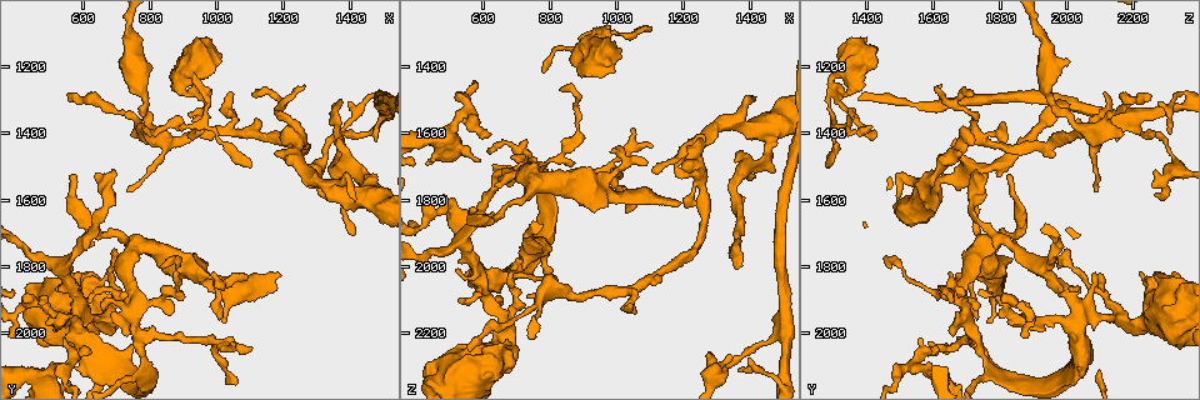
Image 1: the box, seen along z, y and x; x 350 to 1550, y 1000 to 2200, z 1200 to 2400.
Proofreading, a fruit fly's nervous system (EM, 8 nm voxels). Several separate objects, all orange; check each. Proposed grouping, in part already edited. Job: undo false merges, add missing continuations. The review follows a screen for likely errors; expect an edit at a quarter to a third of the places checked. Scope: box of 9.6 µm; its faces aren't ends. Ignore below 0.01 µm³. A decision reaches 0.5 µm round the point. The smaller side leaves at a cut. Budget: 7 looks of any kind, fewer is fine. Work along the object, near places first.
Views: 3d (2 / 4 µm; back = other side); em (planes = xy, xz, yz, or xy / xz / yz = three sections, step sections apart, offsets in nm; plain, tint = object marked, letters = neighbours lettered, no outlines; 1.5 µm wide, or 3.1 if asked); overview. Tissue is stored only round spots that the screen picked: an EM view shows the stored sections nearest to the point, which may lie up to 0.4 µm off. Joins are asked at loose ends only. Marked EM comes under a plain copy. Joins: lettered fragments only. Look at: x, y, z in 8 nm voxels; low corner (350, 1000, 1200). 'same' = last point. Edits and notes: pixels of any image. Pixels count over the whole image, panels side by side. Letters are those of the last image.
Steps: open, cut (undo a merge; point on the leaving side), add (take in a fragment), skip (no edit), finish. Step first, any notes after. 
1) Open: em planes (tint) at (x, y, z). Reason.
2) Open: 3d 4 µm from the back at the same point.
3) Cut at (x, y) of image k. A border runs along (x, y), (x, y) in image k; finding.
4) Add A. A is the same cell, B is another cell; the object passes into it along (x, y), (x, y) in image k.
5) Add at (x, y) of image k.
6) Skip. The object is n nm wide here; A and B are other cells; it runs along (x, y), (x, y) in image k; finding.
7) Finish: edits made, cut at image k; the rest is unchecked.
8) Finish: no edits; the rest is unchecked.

Open: em planes (letters) at (560, 1290, 2250). Tapers out.

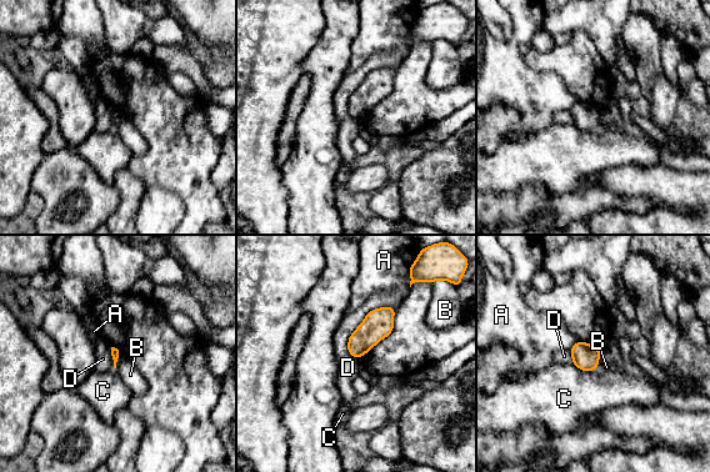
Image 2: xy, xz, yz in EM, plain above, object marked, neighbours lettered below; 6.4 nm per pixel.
Skip. A, B, C and D are other cells; no lettered fragment goes on from it.

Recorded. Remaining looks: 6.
Open: em planes (letters) at (750, 1400, 2170). Free end.

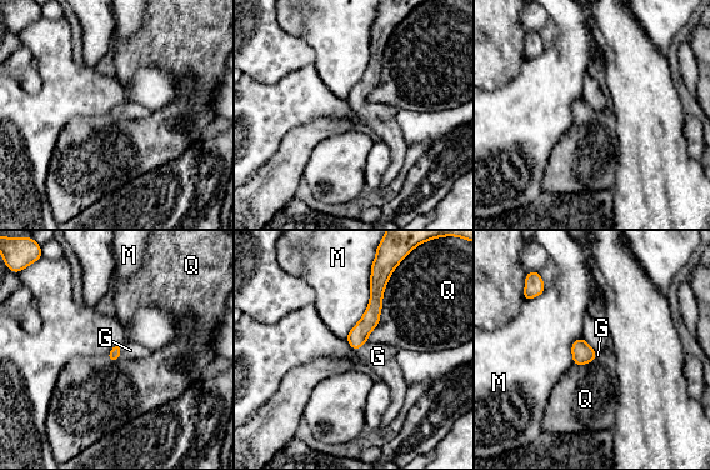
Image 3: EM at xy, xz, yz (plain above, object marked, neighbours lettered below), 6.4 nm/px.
Add G. The longest contact is with M, 500 nm; G is the same cell, M and Q are other cells; the neuron continues.

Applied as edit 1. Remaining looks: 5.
Finish: edits made, add at image 3; the rest is unchecked.

